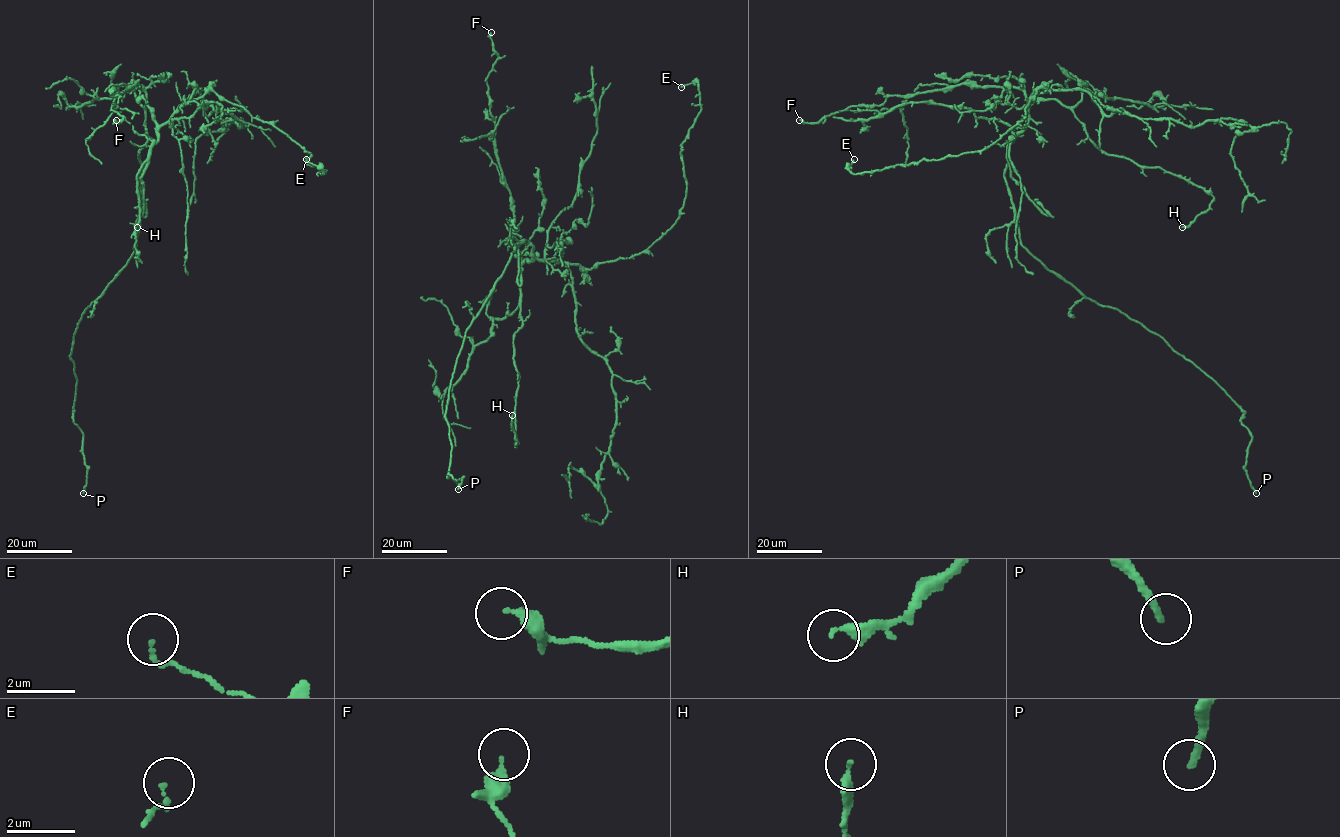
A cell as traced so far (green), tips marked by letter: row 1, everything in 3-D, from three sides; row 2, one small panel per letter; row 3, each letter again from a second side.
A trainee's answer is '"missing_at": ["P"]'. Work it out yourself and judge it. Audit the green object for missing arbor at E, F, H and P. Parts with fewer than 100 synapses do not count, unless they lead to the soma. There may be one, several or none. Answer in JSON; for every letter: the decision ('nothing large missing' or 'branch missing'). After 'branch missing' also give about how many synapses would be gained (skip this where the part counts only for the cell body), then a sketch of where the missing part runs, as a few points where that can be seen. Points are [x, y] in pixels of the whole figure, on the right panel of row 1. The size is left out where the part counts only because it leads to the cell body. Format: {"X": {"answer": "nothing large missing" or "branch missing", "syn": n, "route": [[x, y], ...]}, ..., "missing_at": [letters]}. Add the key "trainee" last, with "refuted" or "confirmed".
{"E": {"answer": "nothing large missing"}, "F": {"answer": "nothing large missing"}, "H": {"answer": "nothing large missing"}, "P": {"answer": "branch missing", "route": [[1256, 493], [1266, 516], [1278, 529], [1292, 532], [1312, 547]]}, "missing_at": ["P"], "trainee": "confirmed"}

